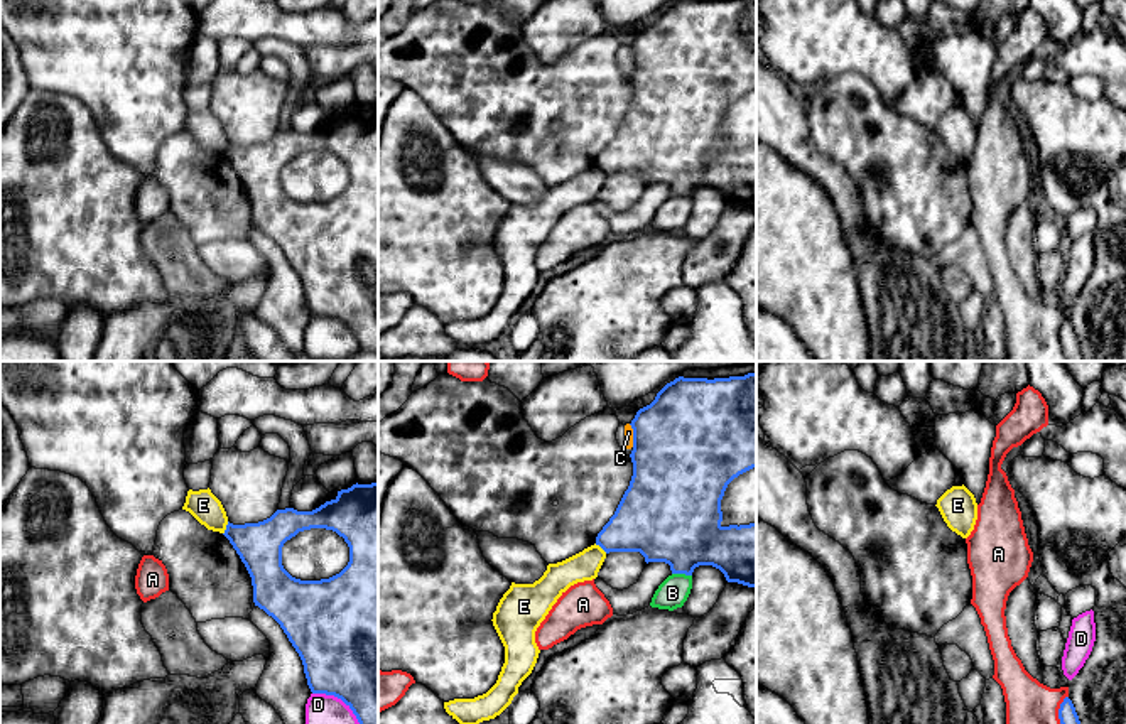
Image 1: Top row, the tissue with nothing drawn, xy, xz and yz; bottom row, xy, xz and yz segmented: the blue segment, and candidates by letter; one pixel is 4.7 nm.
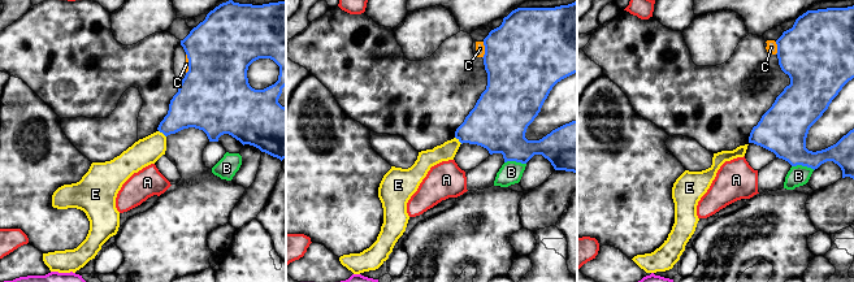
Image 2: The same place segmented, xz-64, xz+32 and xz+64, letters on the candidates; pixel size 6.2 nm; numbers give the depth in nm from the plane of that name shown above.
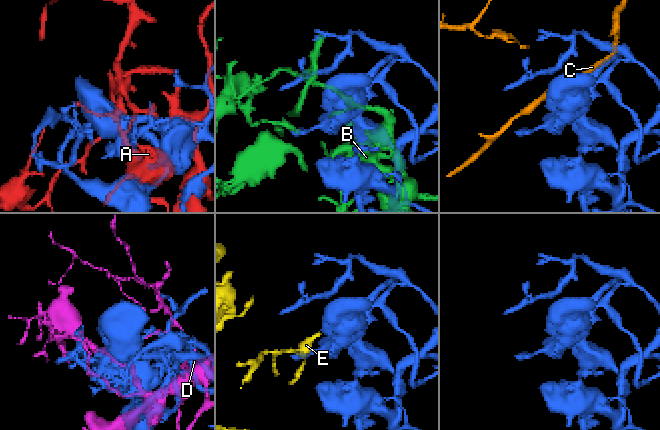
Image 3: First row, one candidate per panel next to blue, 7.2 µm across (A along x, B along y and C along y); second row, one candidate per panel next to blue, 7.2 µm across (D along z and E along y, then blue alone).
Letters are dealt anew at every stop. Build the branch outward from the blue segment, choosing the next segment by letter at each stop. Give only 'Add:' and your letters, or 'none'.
Add: none

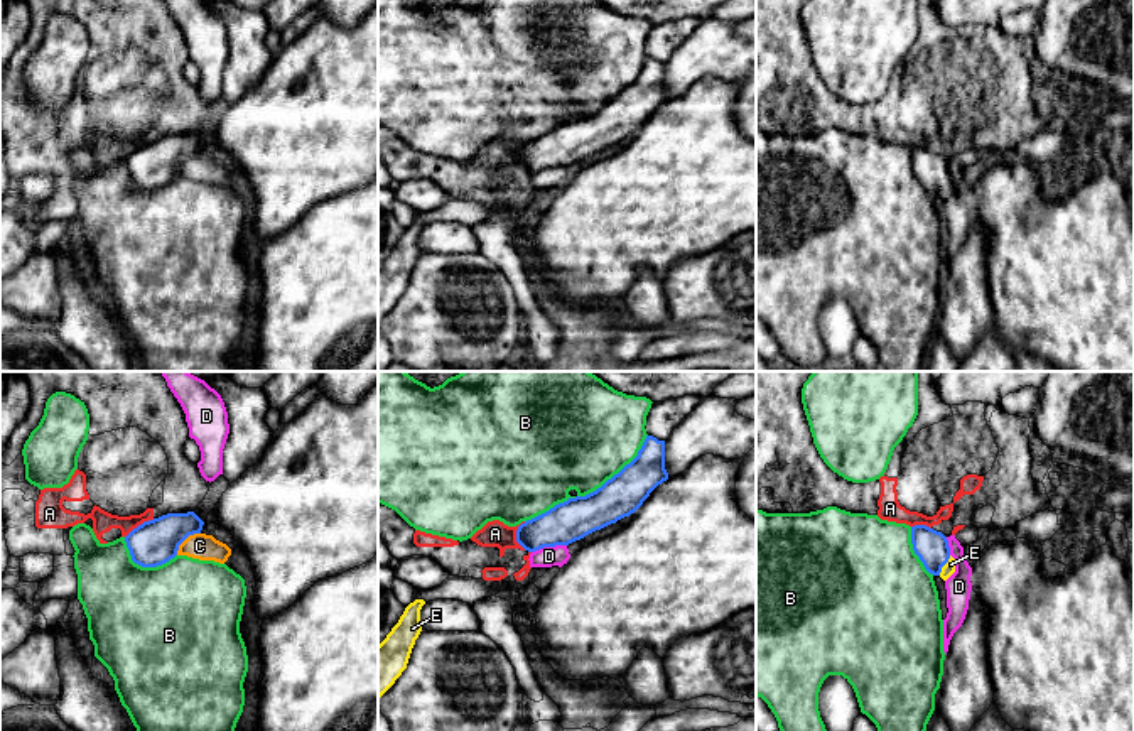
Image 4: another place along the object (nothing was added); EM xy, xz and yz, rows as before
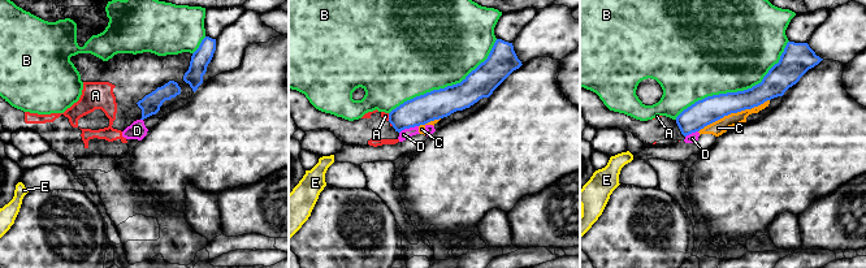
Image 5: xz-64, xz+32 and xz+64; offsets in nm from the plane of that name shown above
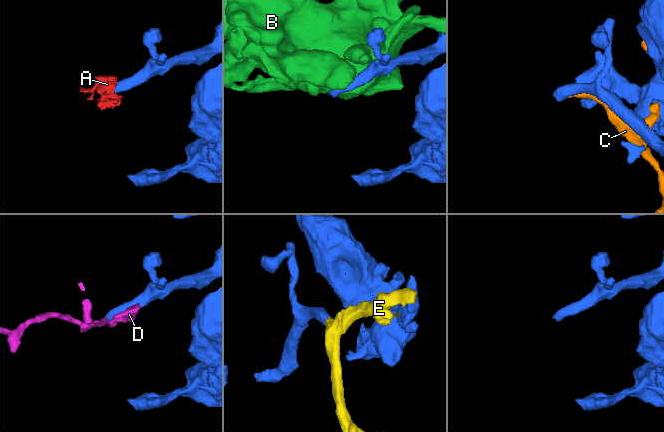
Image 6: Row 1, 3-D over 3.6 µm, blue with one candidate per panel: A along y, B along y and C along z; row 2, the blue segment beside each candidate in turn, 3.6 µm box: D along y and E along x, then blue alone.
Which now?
Add: E

